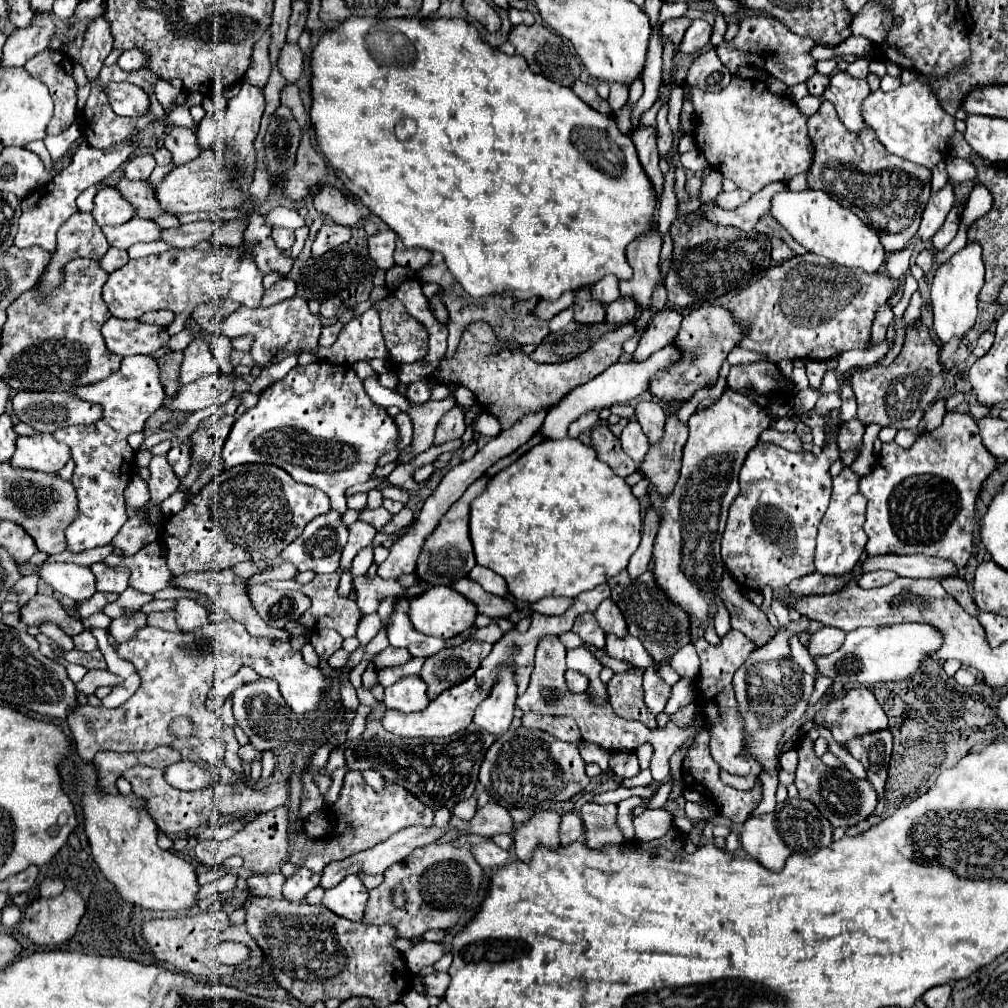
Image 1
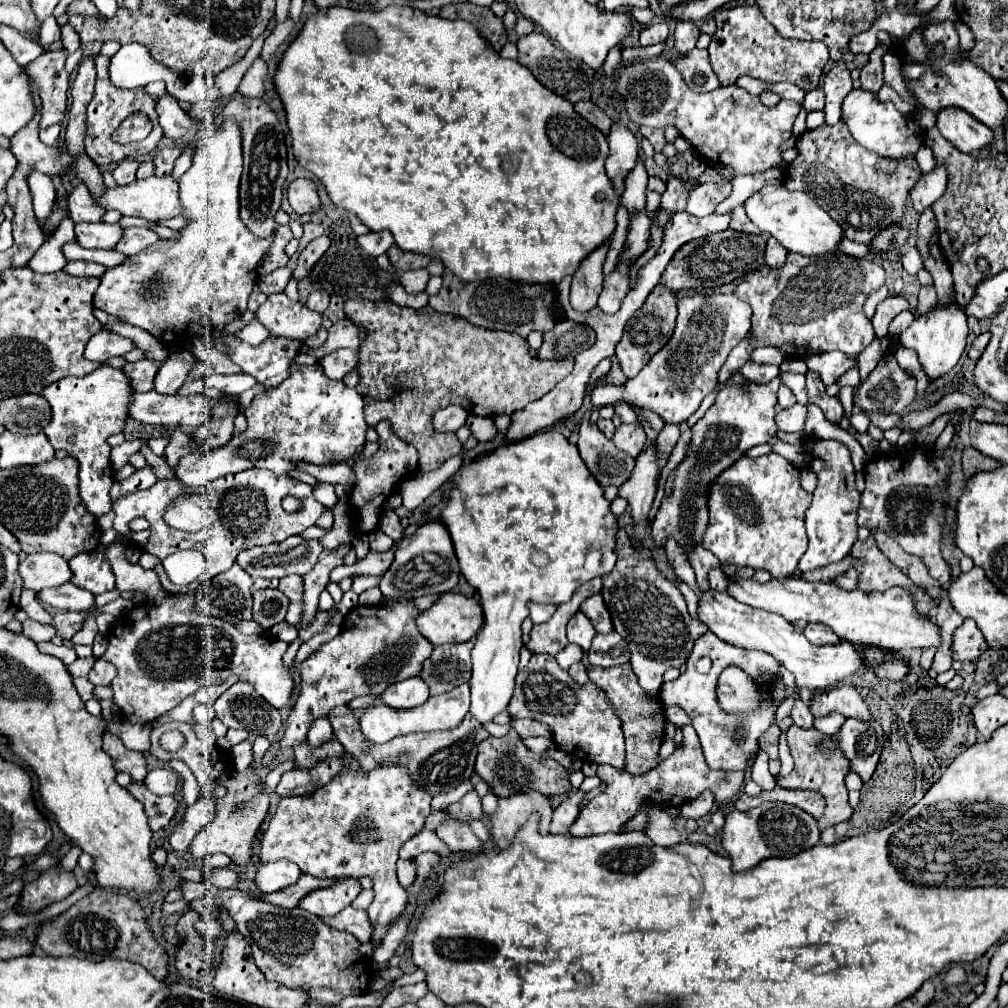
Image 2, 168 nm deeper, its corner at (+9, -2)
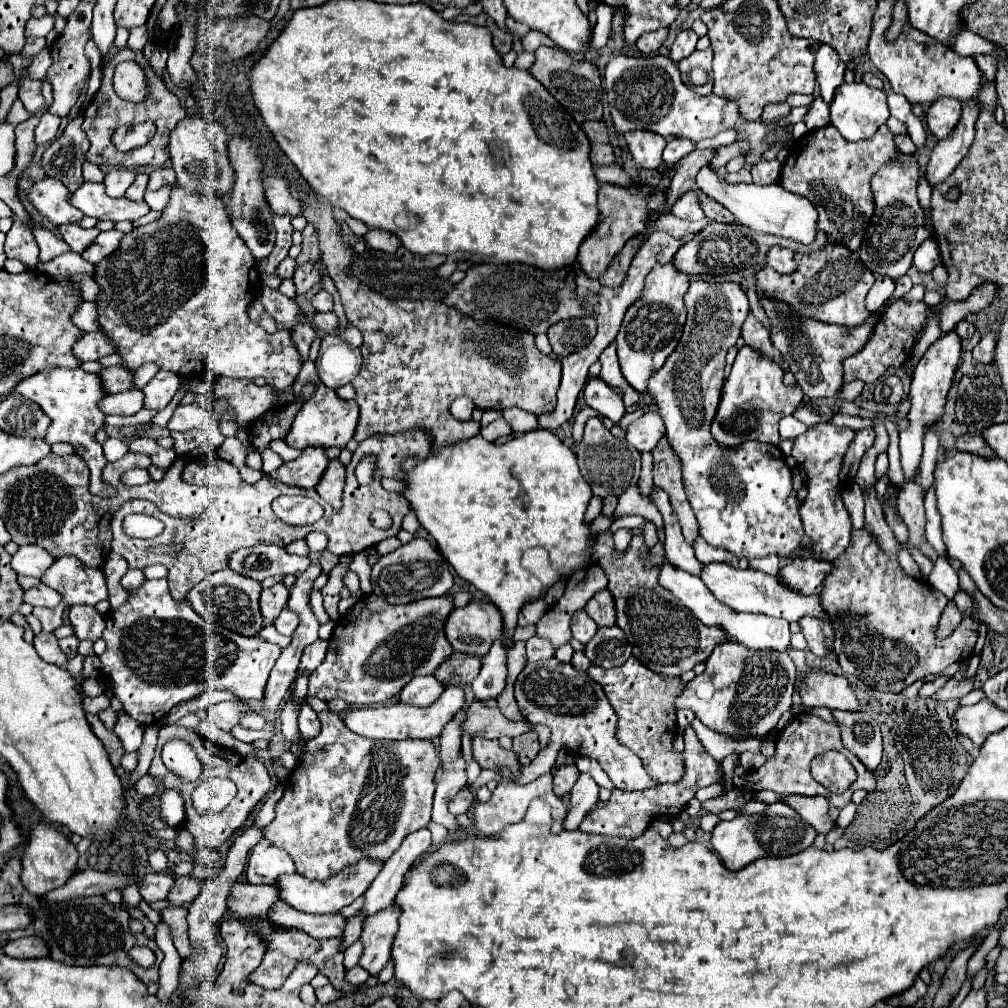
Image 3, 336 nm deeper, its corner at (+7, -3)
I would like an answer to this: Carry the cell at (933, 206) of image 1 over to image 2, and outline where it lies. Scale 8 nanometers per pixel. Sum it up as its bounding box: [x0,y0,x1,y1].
[911,167,947,215]

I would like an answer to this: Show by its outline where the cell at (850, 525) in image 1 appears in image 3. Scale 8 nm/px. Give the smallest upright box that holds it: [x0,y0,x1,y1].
[791,424,855,562]

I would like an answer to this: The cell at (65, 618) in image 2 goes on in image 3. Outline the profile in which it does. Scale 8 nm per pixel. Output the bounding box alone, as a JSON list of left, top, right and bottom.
[69,606,105,640]

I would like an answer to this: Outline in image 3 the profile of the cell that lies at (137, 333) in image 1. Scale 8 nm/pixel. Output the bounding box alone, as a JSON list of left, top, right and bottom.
[73,332,113,362]

